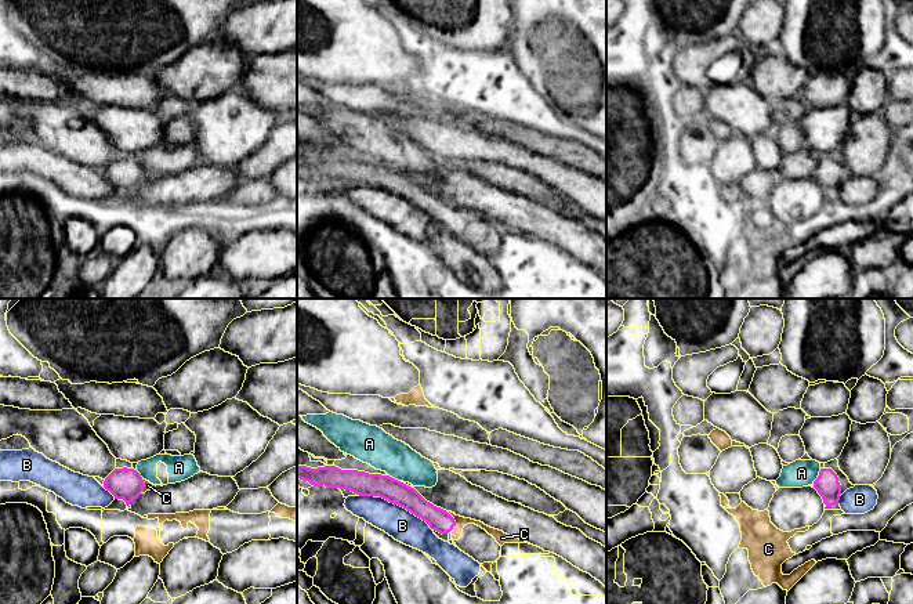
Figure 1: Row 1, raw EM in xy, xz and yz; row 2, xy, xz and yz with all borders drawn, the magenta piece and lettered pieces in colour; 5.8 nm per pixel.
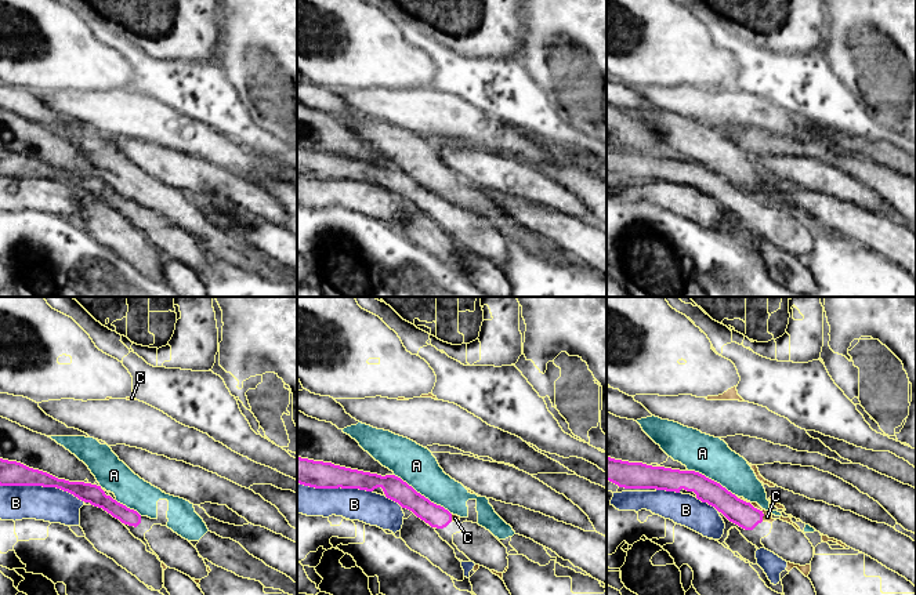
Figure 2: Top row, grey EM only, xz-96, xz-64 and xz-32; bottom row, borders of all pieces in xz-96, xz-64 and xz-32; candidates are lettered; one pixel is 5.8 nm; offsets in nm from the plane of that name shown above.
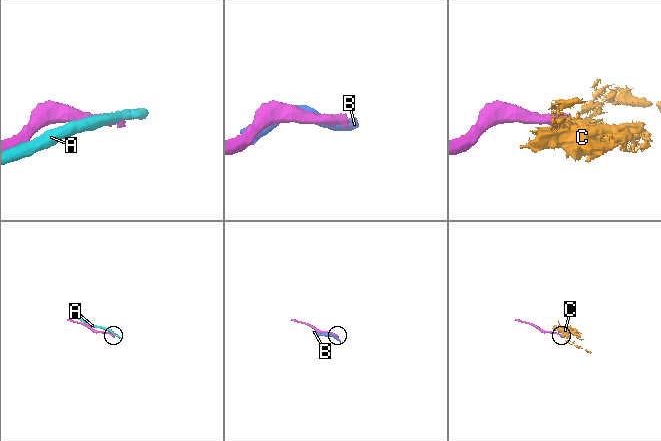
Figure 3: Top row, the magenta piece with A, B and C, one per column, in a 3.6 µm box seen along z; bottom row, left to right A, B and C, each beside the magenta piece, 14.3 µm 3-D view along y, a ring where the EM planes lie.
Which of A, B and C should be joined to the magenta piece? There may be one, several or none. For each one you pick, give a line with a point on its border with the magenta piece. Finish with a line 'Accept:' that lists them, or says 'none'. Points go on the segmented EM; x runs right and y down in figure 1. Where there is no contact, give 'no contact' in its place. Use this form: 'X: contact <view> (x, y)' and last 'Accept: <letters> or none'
C: contact xz (455, 521)
Accept: C

